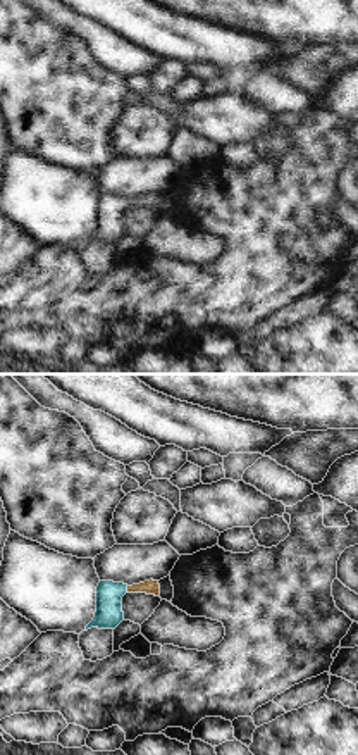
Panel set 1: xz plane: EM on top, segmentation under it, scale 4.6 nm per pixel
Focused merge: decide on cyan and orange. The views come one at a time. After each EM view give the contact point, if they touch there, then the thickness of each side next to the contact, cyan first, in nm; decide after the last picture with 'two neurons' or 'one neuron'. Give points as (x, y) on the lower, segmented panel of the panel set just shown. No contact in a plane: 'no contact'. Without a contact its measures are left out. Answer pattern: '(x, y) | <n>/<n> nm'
(126, 590) | 130/70 nm

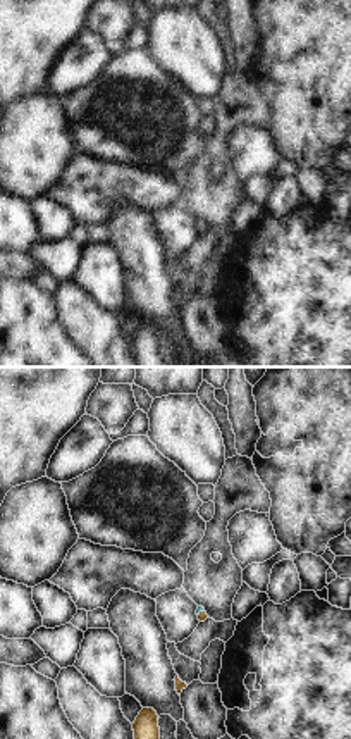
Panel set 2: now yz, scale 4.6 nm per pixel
(198, 614) | 30/50 nm

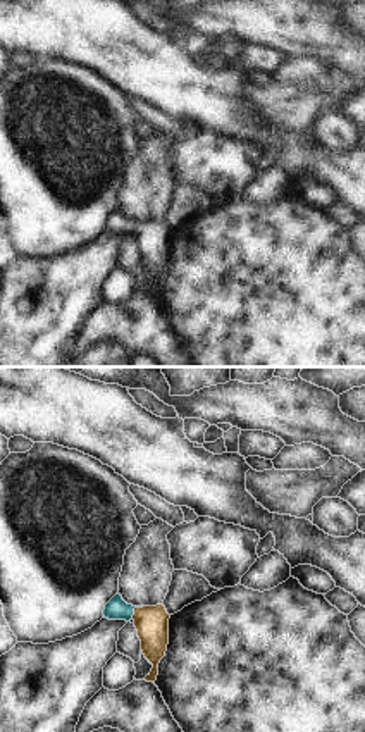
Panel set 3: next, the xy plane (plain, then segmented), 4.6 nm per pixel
(133, 612) | 100/160 nm

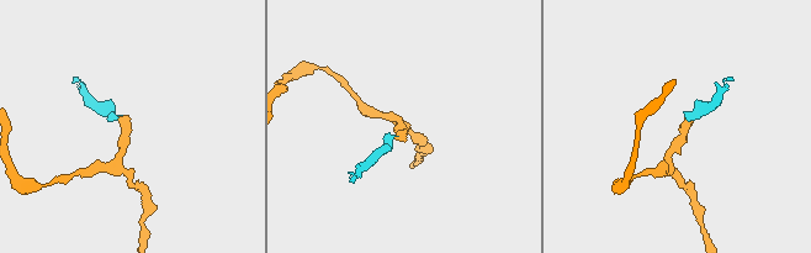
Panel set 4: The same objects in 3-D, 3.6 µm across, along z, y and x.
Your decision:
one neuron

